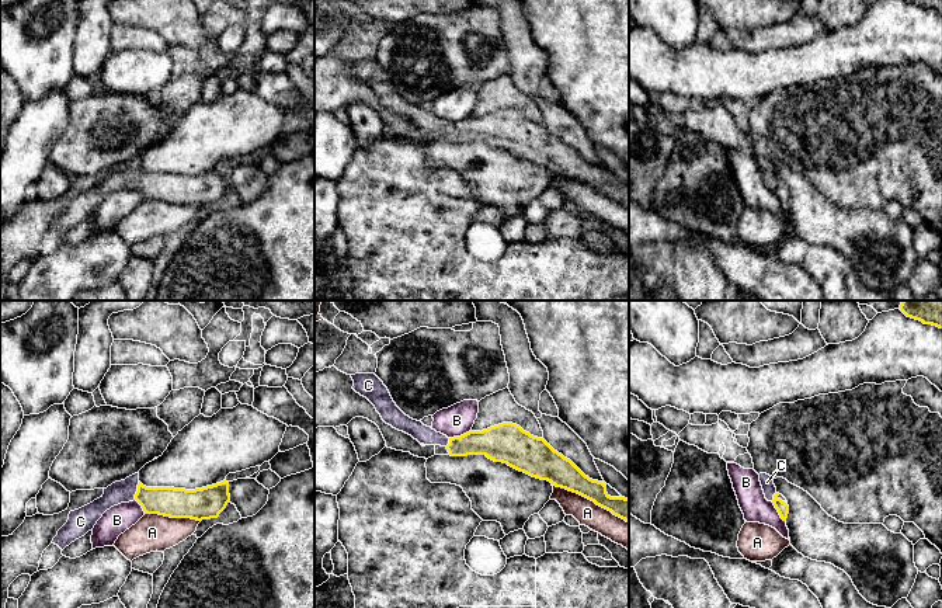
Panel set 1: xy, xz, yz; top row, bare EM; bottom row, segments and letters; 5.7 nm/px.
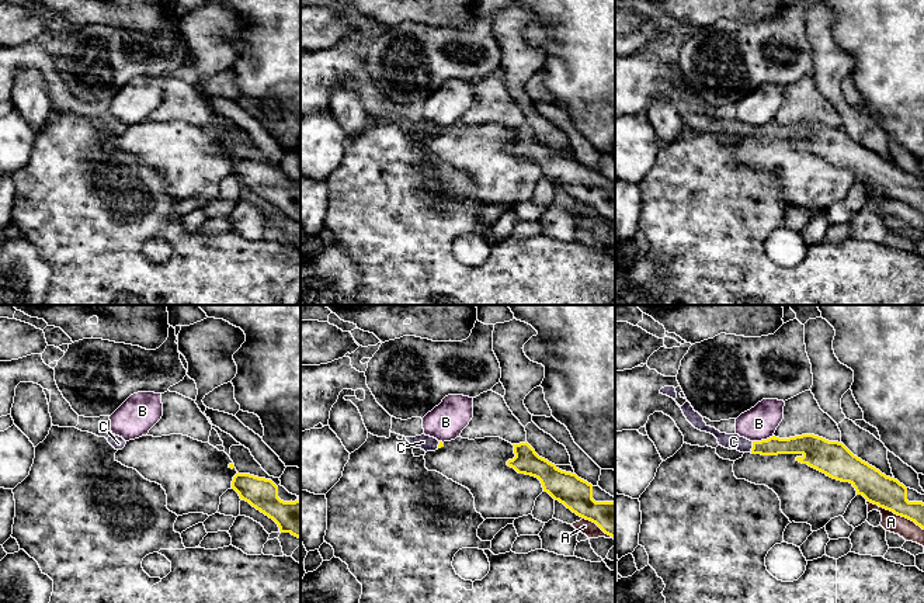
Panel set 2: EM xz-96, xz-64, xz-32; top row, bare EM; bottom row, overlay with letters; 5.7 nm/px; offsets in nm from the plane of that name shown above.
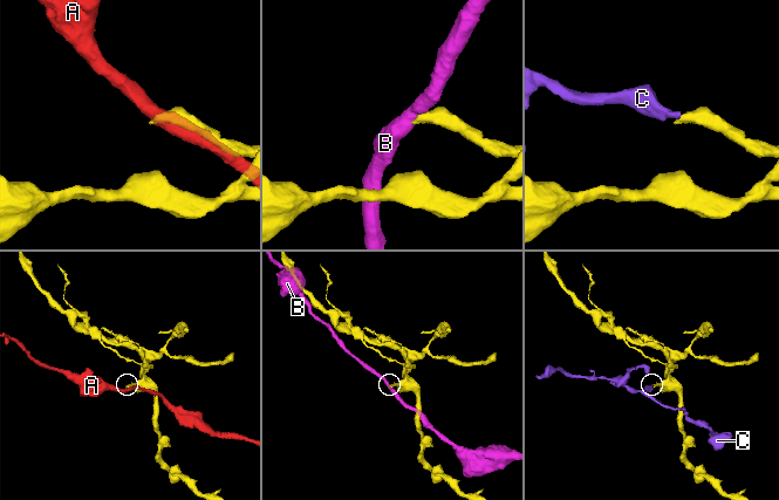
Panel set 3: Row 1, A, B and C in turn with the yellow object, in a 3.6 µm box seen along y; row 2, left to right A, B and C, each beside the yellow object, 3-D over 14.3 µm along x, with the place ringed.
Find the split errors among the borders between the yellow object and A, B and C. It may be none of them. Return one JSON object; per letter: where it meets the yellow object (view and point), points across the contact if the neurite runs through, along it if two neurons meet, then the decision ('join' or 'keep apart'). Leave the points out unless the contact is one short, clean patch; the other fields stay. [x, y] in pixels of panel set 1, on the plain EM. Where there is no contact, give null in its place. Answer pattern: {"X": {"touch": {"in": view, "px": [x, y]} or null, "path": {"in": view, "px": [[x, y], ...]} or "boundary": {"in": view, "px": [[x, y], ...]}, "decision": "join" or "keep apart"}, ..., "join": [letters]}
{"A": {"touch": {"in": "xz", "px": [590, 184]}, "decision": "keep apart"}, "B": {"touch": {"in": "xz", "px": [461, 121]}, "boundary": {"in": "xz", "px": [[470, 115], [449, 124]]}, "decision": "keep apart"}, "C": {"touch": {"in": "xy", "px": [138, 176]}, "path": {"in": "xy", "px": [[176, 188], [153, 186], [138, 176], [120, 177]]}, "decision": "join"}, "join": ["C"]}

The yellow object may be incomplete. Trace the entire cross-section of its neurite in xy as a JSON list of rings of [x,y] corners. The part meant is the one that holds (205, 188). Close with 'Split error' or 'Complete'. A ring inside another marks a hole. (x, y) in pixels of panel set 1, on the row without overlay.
[[[135,159],[104,174],[104,180],[93,188],[70,197],[67,208],[58,216],[52,229],[63,236],[91,216],[107,195],[133,185],[142,191],[145,199],[211,205],[218,204],[230,188],[229,167],[223,166],[195,176],[146,173],[139,167],[139,159]]]. Split error

